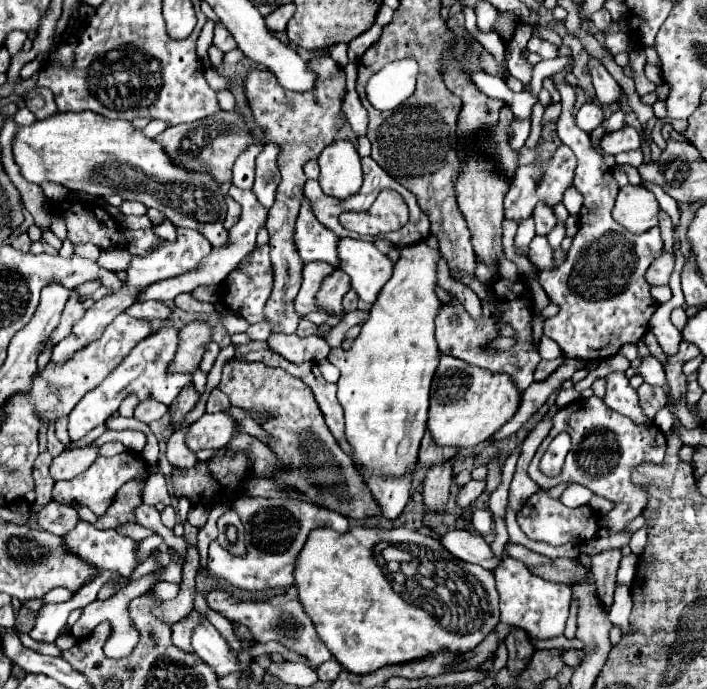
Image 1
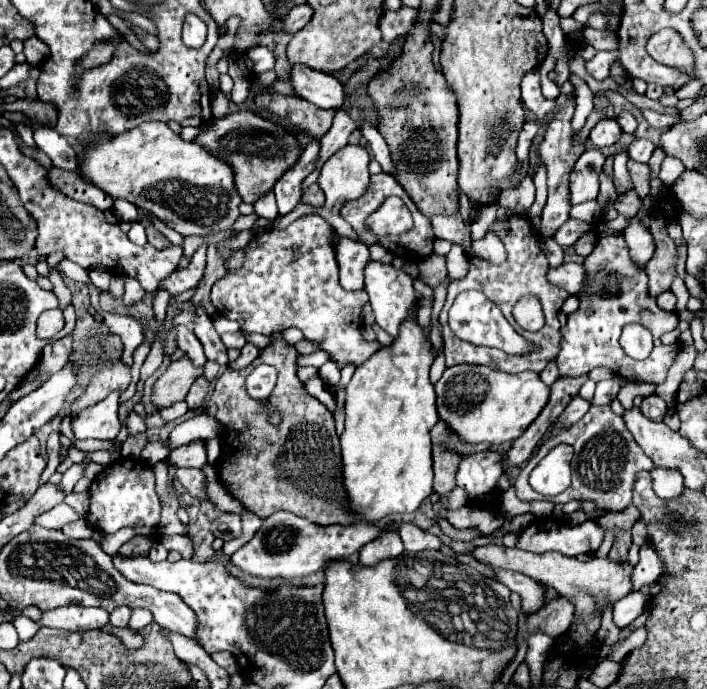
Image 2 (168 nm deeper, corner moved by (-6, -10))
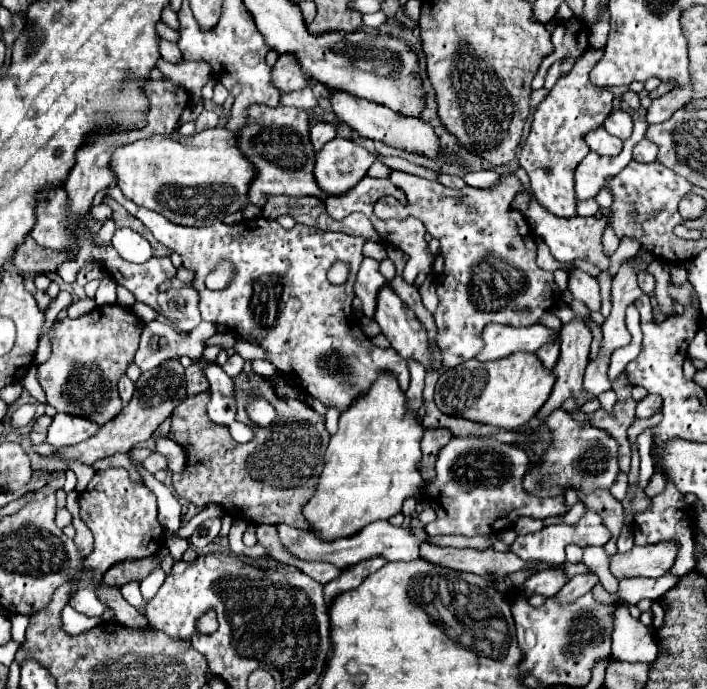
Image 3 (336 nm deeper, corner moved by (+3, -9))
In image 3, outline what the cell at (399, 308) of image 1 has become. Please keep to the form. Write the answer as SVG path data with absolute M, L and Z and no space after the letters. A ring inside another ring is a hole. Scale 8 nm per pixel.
M382 373L370 391L354 401L346 413L342 413L338 427L340 429L330 439L324 455L326 465L320 475L318 489L304 505L304 517L310 521L310 531L318 531L322 541L352 537L354 533L362 531L362 527L378 519L390 519L392 515L400 513L406 497L418 499L422 497L420 491L424 489L424 479L416 467L420 461L422 425L416 421L416 415L406 409L406 397L390 373Z

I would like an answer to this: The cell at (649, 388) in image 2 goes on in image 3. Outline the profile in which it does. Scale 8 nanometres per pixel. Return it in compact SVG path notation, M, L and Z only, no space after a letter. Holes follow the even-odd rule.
M654 473L652 475L652 481L650 481L650 485L646 487L646 495L648 497L654 497L654 495L658 495L658 493L662 493L664 491L664 487L666 487L666 479L660 475L660 473Z

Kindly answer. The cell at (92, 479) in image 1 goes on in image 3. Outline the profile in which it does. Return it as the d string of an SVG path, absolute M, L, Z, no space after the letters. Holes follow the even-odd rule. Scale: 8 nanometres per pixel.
M126 469L96 471L86 491L80 495L80 519L94 533L94 551L86 557L82 569L92 569L92 585L104 577L104 573L122 561L152 557L164 543L164 529L158 523L156 495L140 483L132 483Z

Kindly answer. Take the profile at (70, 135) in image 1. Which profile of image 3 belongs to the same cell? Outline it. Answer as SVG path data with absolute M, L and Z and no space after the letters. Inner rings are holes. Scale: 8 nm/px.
M206 129L192 137L184 135L154 135L152 139L142 139L124 147L118 147L112 155L112 171L116 175L118 187L124 195L142 205L164 215L168 221L188 227L206 227L222 221L228 213L236 213L248 205L248 187L256 177L256 169L250 159L238 149L238 135L228 129Z

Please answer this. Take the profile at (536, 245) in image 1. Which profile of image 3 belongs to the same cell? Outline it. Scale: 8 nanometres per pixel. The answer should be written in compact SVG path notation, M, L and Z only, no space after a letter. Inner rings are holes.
M576 269L572 275L570 275L570 283L568 283L568 291L584 301L590 311L600 311L600 305L602 305L602 295L600 295L600 285L594 277L590 277L588 273Z

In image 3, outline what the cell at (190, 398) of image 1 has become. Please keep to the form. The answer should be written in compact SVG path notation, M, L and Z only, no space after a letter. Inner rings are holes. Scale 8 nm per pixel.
M194 363L190 367L186 367L186 381L188 381L188 395L198 395L208 391L208 379L202 371L202 363Z

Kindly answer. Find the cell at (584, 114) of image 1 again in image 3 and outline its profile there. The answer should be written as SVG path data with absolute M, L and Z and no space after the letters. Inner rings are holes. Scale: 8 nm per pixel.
M598 127L594 131L590 131L586 135L586 143L592 151L596 151L598 155L608 155L608 157L614 157L622 151L622 141L614 135L610 135L606 129Z

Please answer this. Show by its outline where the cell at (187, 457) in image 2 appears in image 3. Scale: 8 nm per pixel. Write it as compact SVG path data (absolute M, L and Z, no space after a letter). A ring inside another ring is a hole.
M152 453L152 455L146 457L140 465L142 465L148 473L156 473L158 469L166 469L166 459L164 459L160 453Z

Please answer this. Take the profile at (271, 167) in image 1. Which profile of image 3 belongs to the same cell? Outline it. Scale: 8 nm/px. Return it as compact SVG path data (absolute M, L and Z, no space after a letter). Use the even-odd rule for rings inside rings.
M318 121L316 125L312 125L310 129L310 141L314 145L316 151L320 151L330 139L336 137L336 123L326 123L326 121Z

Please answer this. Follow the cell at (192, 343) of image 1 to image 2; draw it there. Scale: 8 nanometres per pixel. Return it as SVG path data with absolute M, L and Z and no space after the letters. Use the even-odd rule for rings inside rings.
M183 356L177 362L171 362L167 372L153 386L153 404L157 408L171 406L173 402L185 400L191 384L203 374L203 368L195 368L191 358Z

